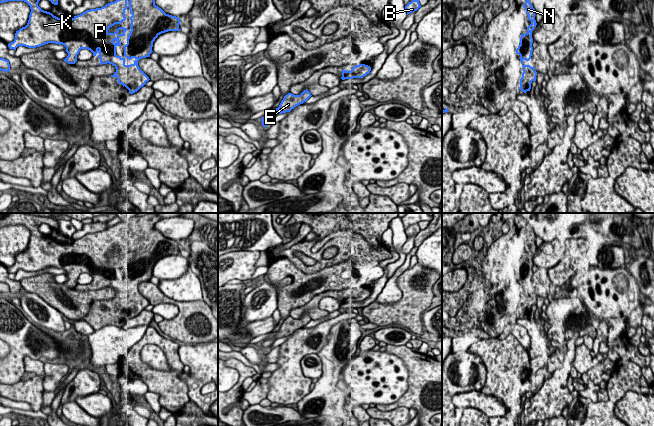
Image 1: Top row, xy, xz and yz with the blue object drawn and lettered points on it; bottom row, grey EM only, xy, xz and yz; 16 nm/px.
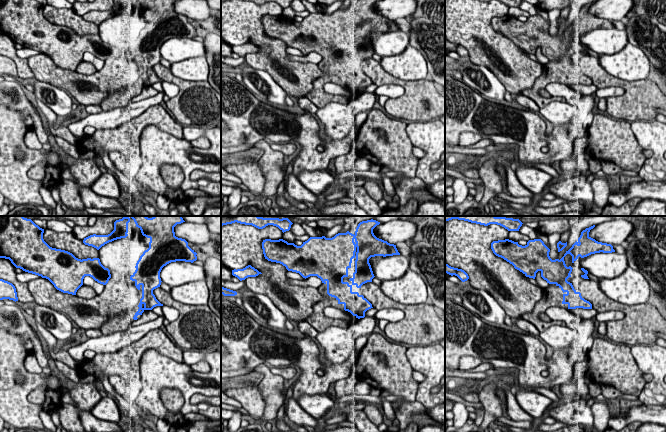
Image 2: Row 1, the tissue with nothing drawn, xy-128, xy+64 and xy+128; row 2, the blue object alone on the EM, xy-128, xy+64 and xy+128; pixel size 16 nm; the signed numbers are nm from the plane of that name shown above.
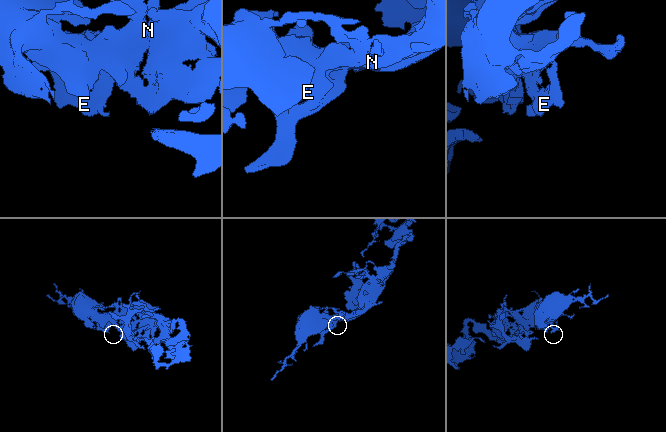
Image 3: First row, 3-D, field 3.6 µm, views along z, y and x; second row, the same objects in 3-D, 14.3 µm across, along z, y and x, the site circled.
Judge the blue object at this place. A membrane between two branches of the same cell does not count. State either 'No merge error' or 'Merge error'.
No merge error

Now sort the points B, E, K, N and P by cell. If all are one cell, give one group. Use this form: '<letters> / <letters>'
B E K N P

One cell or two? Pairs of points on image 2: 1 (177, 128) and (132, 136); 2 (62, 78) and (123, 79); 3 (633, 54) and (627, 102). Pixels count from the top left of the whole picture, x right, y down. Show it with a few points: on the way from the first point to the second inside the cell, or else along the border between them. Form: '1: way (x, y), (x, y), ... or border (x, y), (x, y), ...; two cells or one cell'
1: way (165, 122), (163, 120), (146, 120), (142, 124); one cell
2: way (77, 78), (108, 79); one cell
3: border (608, 72), (625, 80), (646, 79); two cells

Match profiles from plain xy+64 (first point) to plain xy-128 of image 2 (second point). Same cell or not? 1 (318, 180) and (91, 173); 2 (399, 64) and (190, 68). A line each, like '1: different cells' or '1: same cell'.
1: different cells
2: same cell

